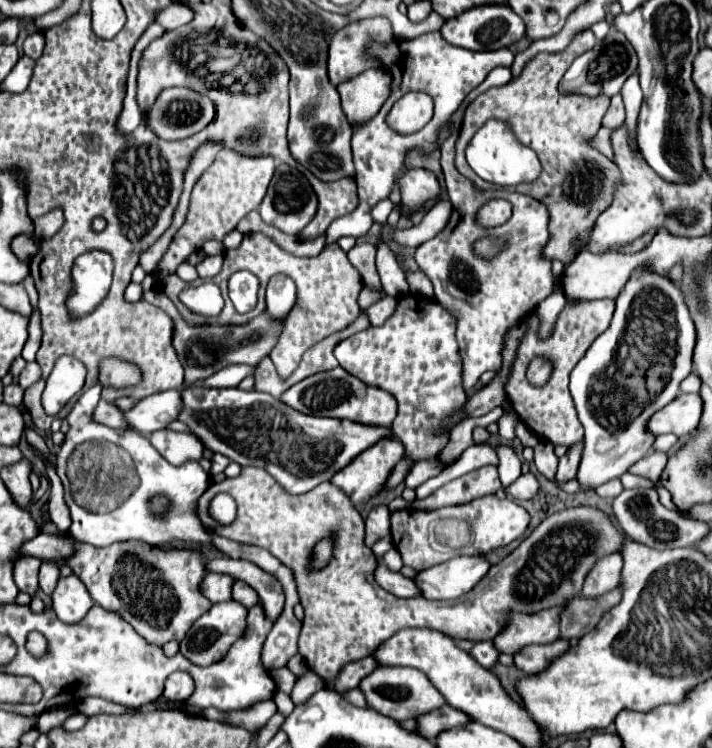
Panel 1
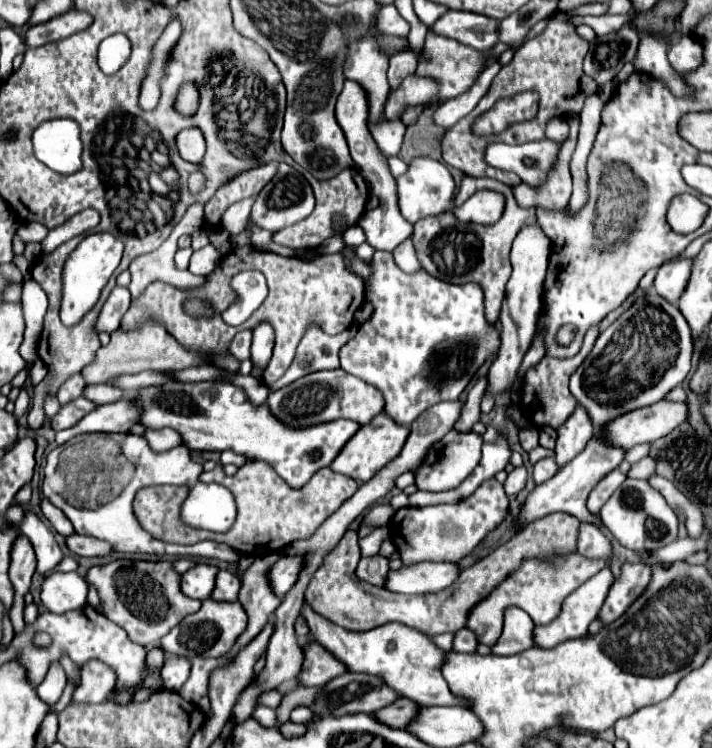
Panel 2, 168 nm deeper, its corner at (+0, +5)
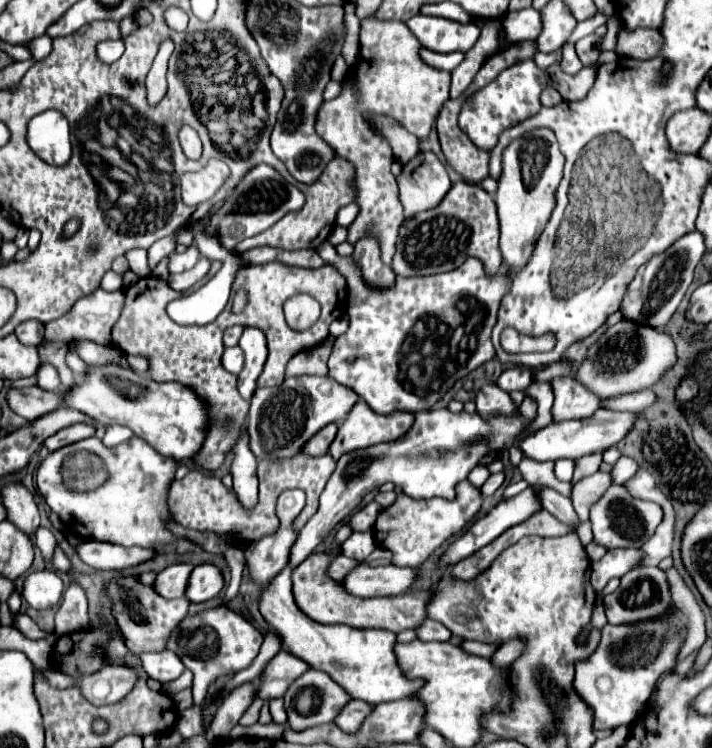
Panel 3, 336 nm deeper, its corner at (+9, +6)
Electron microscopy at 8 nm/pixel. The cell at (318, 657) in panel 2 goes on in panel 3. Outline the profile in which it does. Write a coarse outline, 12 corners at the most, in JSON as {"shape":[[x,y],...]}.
{"shape":[[280,650],[262,670],[256,696],[282,698],[308,670],[304,660]]}

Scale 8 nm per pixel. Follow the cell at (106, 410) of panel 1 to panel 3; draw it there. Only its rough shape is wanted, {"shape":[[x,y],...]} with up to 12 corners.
{"shape":[[40,386],[10,388],[12,412],[34,422],[62,404],[58,392]]}

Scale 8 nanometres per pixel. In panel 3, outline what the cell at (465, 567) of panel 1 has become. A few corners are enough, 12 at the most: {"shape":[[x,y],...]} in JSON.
{"shape":[[368,564],[344,576],[344,592],[358,598],[398,596],[414,568]]}

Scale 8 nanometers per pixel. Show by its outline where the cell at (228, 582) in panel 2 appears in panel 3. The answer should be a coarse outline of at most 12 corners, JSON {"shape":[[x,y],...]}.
{"shape":[[216,566],[190,572],[184,596],[196,604],[220,594],[224,584]]}

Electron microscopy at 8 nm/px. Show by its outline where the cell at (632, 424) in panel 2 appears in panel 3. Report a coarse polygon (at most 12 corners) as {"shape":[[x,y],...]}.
{"shape":[[598,408],[518,442],[530,460],[580,458],[618,444],[632,412]]}

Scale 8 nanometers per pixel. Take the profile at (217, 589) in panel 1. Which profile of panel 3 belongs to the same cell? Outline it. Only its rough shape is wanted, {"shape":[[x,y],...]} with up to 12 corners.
{"shape":[[172,564],[154,580],[164,598],[182,598],[192,564]]}

